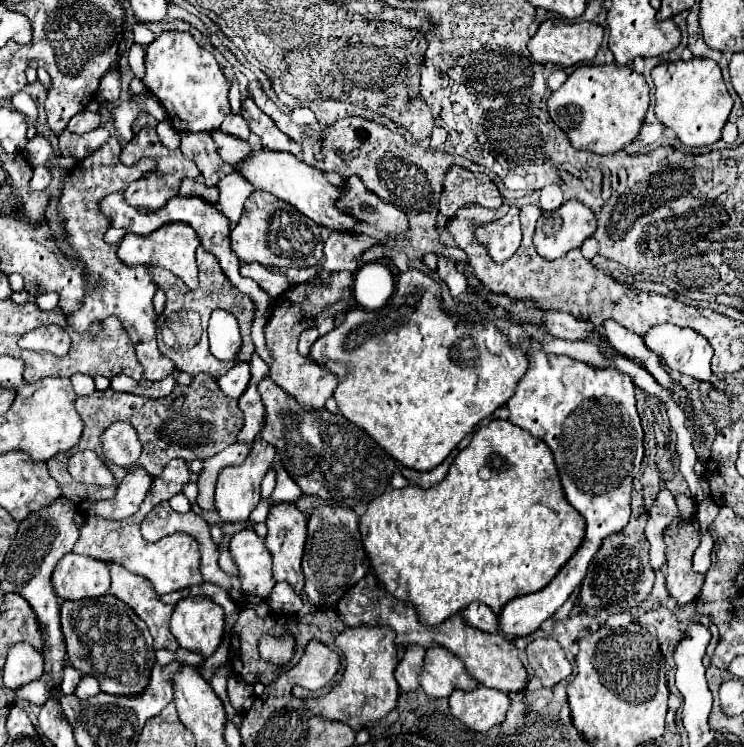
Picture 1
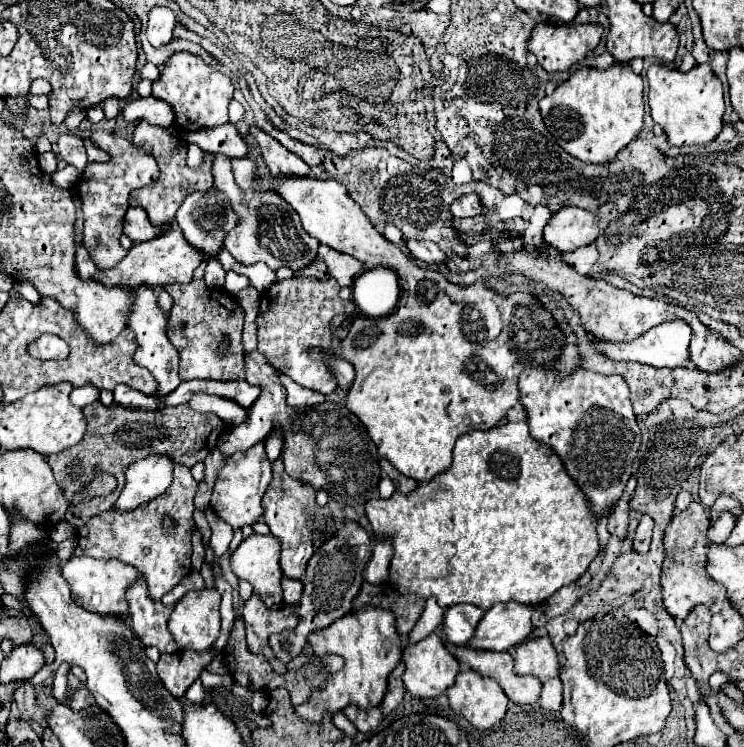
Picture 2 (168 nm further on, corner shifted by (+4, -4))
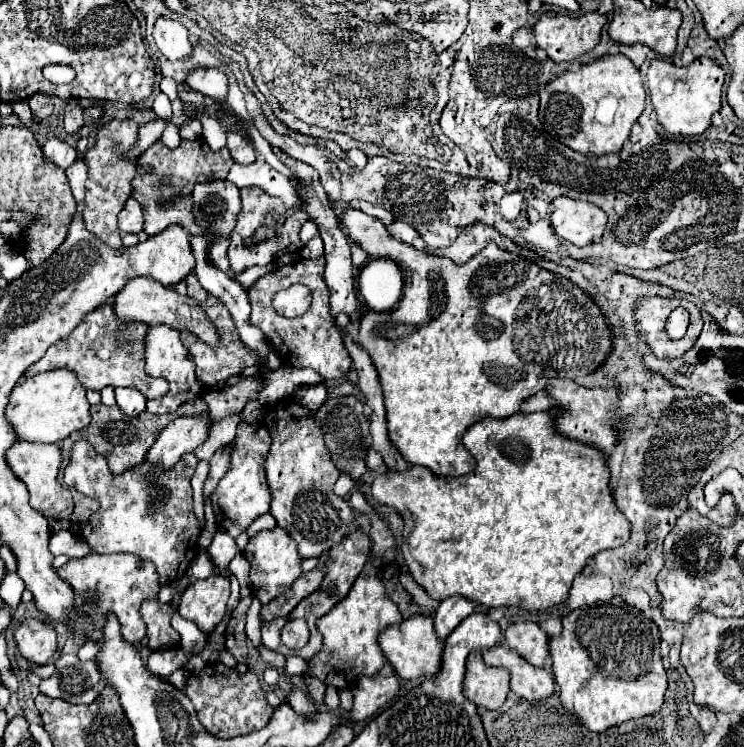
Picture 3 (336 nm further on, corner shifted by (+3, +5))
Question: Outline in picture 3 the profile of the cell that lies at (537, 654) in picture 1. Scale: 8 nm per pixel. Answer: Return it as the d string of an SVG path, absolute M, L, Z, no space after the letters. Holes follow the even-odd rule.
M515 622L505 630L505 644L517 650L529 664L543 666L549 656L549 636L535 622Z

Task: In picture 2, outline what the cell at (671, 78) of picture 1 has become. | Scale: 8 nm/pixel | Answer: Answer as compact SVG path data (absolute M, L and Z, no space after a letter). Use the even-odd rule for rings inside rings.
M652 65L648 69L648 85L648 103L652 109L652 119L666 131L670 145L702 145L716 139L722 129L724 97L722 83L714 75L710 65L696 65L688 73L668 69L664 65Z

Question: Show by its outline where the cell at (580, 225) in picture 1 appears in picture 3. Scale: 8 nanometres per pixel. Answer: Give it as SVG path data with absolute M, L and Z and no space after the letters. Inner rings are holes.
M567 196L555 198L553 206L555 210L551 214L551 220L559 238L583 248L603 236L607 216L599 206L581 200L571 200Z

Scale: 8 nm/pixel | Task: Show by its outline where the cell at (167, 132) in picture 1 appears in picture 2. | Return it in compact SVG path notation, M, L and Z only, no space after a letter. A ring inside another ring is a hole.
M193 143L188 144L187 151L187 165L191 169L198 168L203 162L204 151L200 149L197 145Z

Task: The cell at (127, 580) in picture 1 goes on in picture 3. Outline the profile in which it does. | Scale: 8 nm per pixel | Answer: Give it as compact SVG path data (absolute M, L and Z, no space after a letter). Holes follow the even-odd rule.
M157 598L143 602L141 616L147 624L149 650L165 650L165 646L179 646L179 634L171 628L171 614L171 604L159 604Z

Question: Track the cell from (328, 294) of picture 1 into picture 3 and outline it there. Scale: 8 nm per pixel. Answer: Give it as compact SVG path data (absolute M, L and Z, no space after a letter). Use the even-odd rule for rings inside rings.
M297 258L293 264L281 266L275 272L257 278L255 284L247 292L249 292L249 300L251 300L251 324L261 328L263 334L269 338L269 342L273 342L273 348L277 350L281 362L295 366L295 368L313 368L325 380L335 380L335 378L347 376L347 372L351 368L351 358L343 346L341 332L333 324L331 314L329 314L329 288L323 280L323 268L325 268L323 258L315 258L315 260ZM291 284L309 286L311 294L313 294L313 304L307 310L307 314L289 320L289 318L279 316L273 310L271 298L275 292L279 292Z

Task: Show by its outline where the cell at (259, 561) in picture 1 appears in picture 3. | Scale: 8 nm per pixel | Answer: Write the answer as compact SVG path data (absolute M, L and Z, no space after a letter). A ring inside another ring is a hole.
M279 526L275 530L263 530L255 538L251 538L243 554L251 564L251 586L255 590L253 596L261 604L267 604L273 598L277 598L279 594L283 594L285 590L289 590L291 584L303 574L301 572L303 558L297 554L297 544L289 536L289 532Z

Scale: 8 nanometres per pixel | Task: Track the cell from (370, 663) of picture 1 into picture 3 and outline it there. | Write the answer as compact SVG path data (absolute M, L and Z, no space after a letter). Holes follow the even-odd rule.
M367 562L353 584L353 590L349 590L349 594L337 606L333 606L333 610L329 610L325 618L317 620L317 630L323 634L325 644L323 650L311 658L313 668L305 676L315 676L325 684L343 690L351 687L345 686L345 680L354 681L361 676L373 676L381 670L381 666L385 664L385 656L379 650L377 636L387 626L399 624L403 620L397 604L391 602L391 598L385 594L381 574L383 568Z

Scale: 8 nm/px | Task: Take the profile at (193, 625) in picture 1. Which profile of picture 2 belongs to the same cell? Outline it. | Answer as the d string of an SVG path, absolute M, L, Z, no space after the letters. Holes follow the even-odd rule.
M202 589L184 595L174 605L168 631L180 651L208 651L220 635L220 593Z

